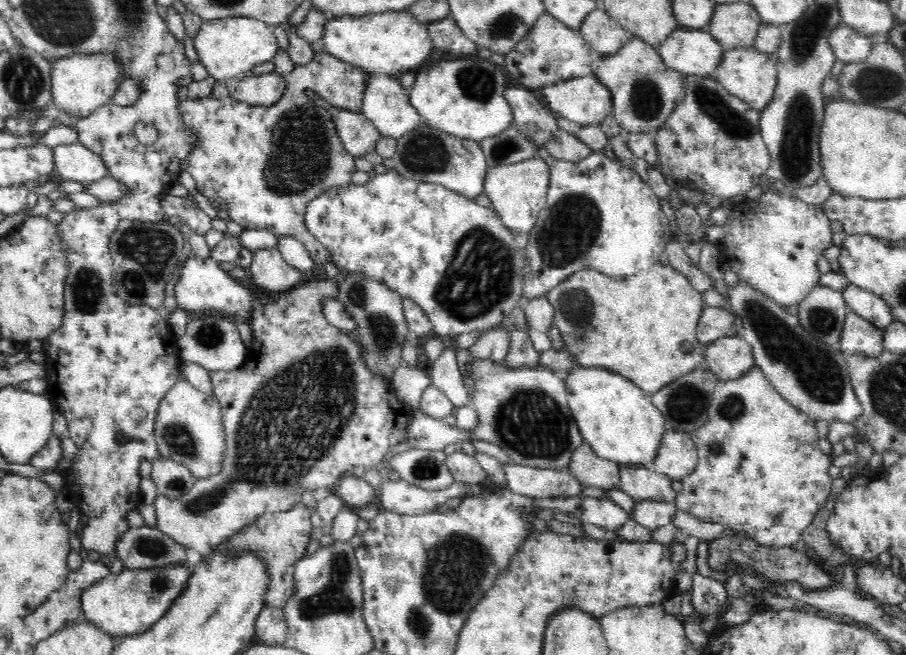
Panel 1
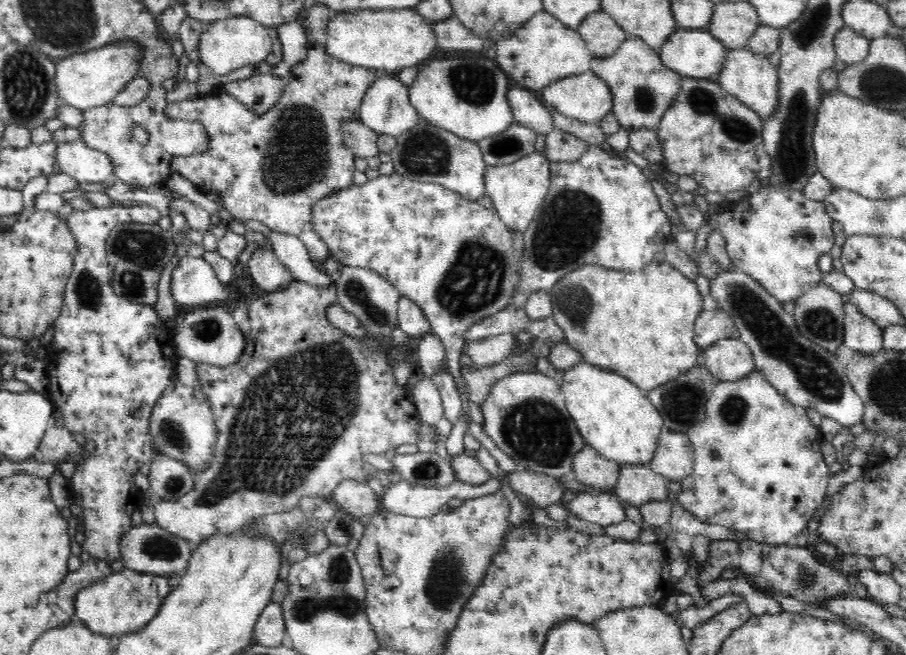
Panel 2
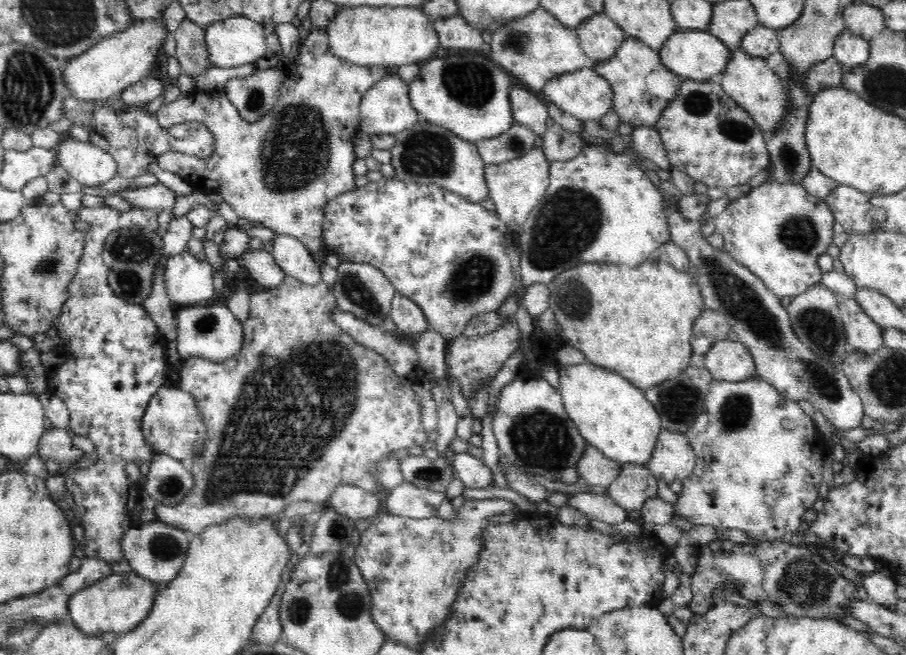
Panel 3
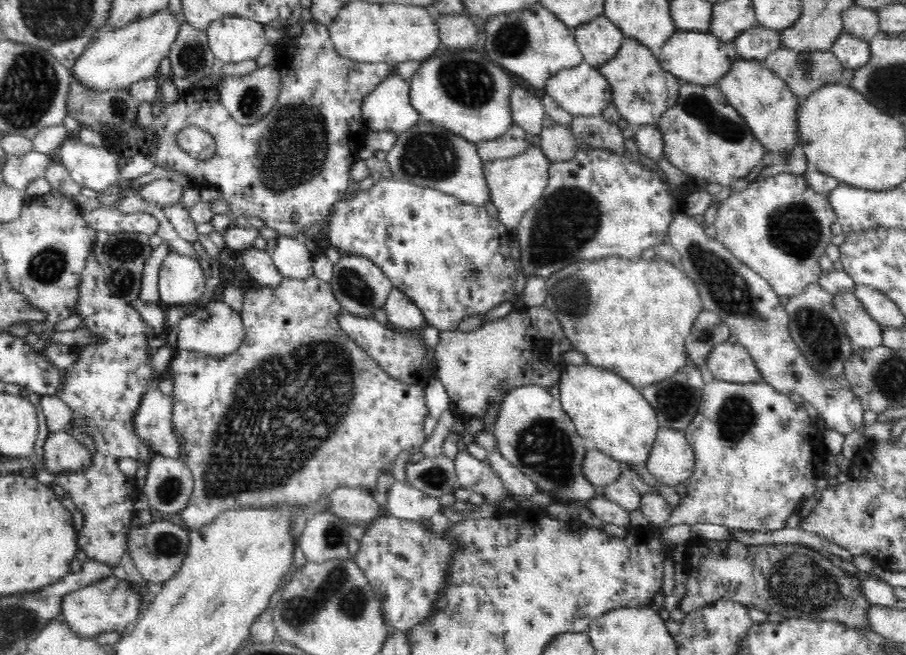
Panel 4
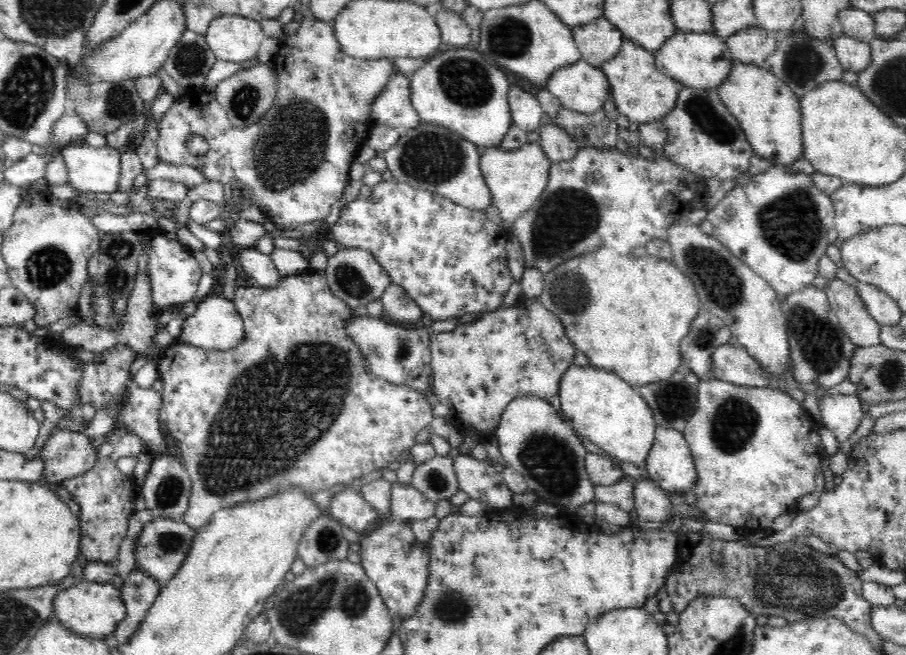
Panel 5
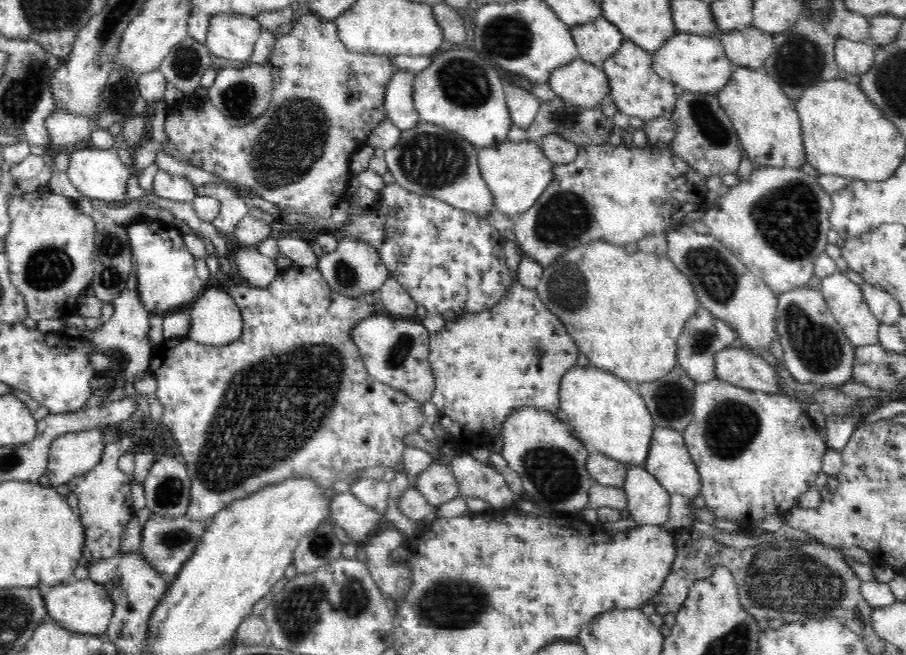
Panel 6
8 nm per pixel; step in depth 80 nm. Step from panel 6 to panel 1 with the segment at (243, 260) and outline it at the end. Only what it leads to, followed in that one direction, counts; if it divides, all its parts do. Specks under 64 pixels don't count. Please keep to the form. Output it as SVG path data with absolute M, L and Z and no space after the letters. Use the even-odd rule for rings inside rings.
M277 248L253 251L249 269L254 282L266 290L286 291L308 279L286 263Z

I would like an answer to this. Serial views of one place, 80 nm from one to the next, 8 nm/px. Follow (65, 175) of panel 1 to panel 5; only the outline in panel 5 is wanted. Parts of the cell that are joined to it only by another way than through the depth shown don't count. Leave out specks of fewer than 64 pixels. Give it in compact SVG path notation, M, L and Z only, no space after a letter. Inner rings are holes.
M76 142L61 147L60 154L67 166L69 184L78 192L99 197L109 197L110 194L119 194L119 180L121 175L120 153L108 144L104 147L94 148L88 143Z

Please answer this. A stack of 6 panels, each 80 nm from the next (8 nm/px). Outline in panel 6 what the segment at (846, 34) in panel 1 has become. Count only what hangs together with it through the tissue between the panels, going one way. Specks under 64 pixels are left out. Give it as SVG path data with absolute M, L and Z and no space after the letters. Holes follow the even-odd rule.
M838 38L835 41L834 58L842 74L863 75L874 64L875 46L870 42L861 43Z

